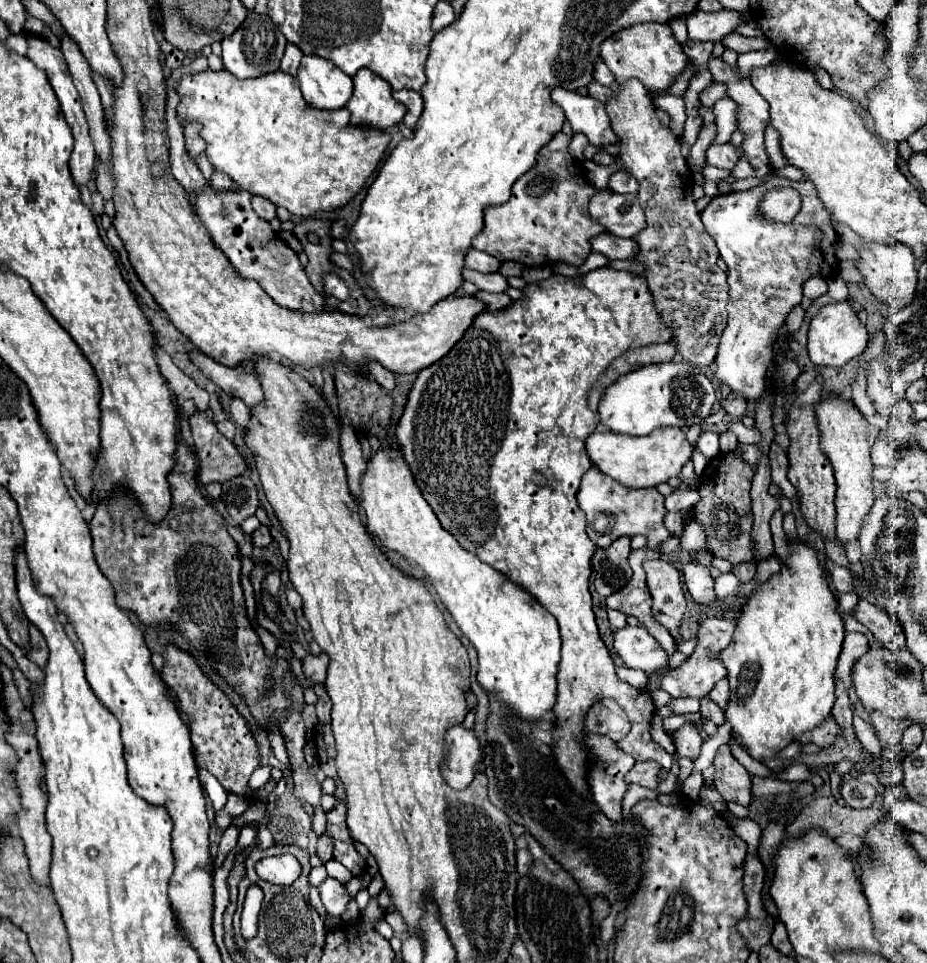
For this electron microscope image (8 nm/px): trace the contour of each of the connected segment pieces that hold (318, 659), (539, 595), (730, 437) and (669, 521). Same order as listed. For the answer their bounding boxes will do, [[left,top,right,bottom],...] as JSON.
[[304,653,328,685],[396,268,674,799],[720,431,738,451],[666,513,684,533]]

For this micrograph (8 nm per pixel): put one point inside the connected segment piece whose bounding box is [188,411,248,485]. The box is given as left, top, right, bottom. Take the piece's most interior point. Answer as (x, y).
(219, 460)

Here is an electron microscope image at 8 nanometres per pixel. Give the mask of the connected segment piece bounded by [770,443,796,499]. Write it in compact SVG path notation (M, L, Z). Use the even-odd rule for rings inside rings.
M772 443L772 449L770 449L770 465L772 465L772 483L778 485L788 499L794 499L796 497L796 489L786 477L788 457L786 457L786 451L776 443Z

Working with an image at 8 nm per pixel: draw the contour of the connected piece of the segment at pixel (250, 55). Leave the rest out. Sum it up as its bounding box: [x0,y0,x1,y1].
[222,11,286,79]

